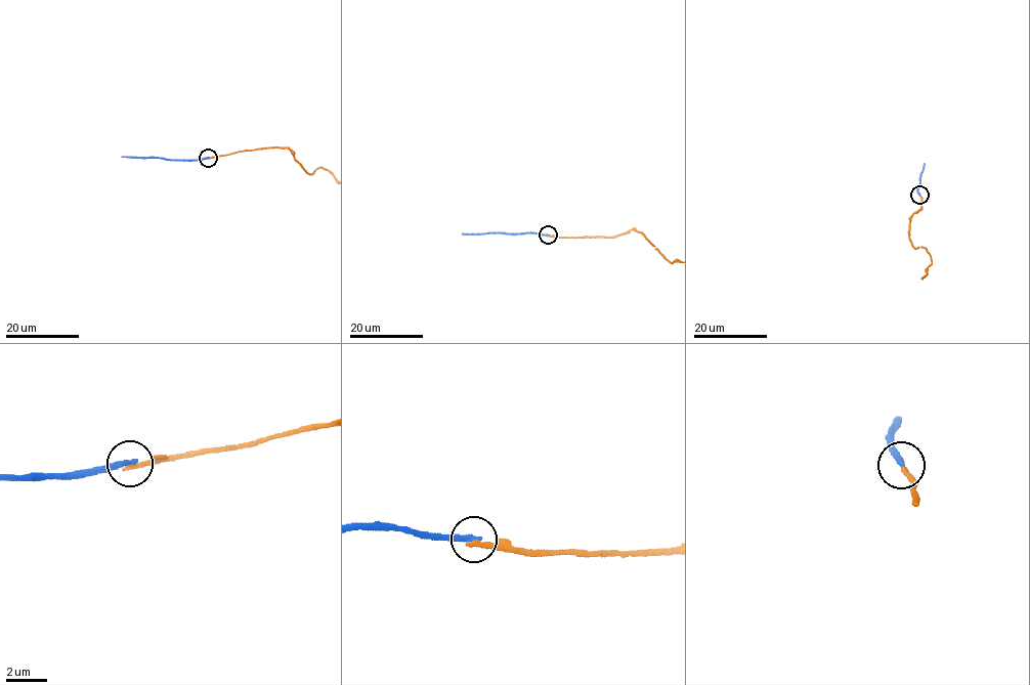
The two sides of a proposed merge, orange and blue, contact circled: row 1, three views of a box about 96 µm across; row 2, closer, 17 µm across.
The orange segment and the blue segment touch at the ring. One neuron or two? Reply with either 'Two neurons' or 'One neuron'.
Two neurons

